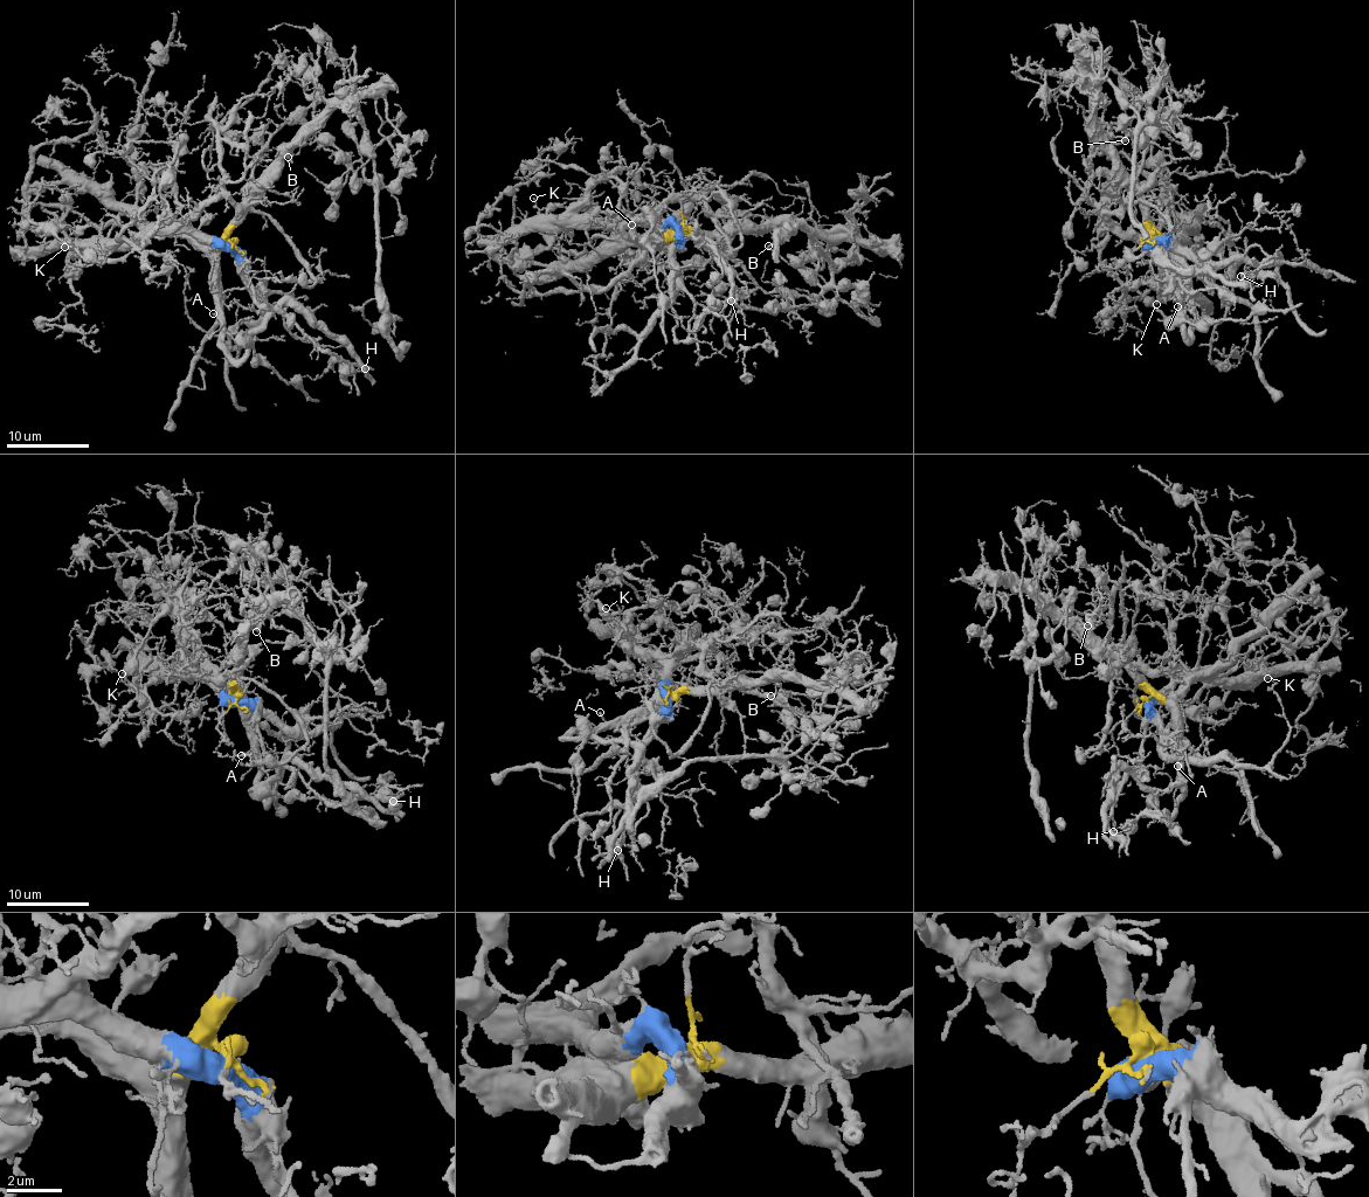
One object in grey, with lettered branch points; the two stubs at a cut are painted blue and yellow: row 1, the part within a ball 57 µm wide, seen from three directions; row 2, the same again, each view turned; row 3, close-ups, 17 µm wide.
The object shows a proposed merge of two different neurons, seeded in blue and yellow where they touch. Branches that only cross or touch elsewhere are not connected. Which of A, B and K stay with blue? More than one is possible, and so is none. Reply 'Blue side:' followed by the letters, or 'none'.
Blue side: K

